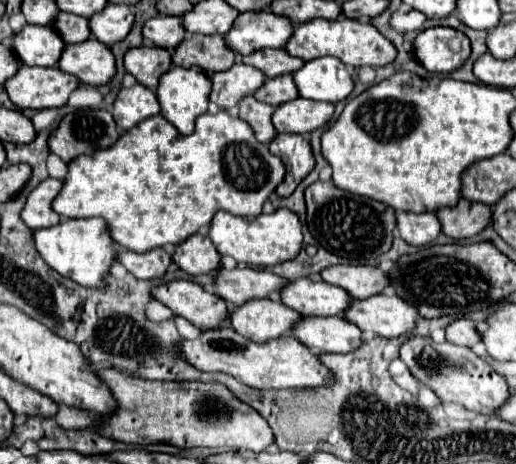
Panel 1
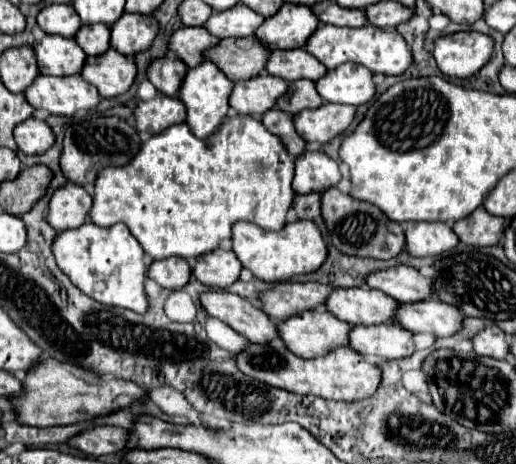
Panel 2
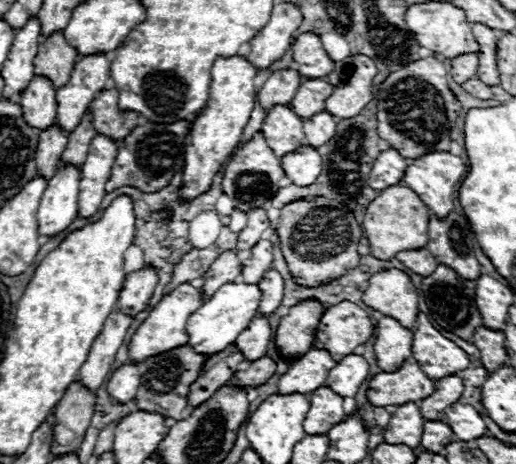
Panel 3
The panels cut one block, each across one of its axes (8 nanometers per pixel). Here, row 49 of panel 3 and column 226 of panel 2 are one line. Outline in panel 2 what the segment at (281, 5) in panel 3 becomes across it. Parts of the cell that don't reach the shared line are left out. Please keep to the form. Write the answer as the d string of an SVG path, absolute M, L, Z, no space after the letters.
M218 248L196 260L194 276L210 288L226 290L240 278L242 268L244 266L238 262L238 256L232 250Z

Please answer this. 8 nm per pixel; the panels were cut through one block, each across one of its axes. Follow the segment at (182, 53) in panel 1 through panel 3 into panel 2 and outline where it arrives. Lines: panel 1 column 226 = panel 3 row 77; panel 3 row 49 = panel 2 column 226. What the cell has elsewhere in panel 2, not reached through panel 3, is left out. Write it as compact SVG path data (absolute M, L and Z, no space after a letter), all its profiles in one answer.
M254 36L246 38L224 38L218 46L210 48L204 54L208 60L212 60L222 72L238 82L238 80L250 80L256 74L262 74L266 68L266 58L270 58L270 50L262 46Z

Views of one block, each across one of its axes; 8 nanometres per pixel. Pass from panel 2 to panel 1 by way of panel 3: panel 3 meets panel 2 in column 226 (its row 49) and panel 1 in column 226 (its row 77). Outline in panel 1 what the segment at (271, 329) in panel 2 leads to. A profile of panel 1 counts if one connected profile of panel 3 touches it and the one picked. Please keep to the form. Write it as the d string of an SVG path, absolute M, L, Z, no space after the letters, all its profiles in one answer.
M176 280L162 284L152 288L152 296L164 302L176 316L190 320L202 330L218 330L218 326L228 322L228 304L196 282Z

